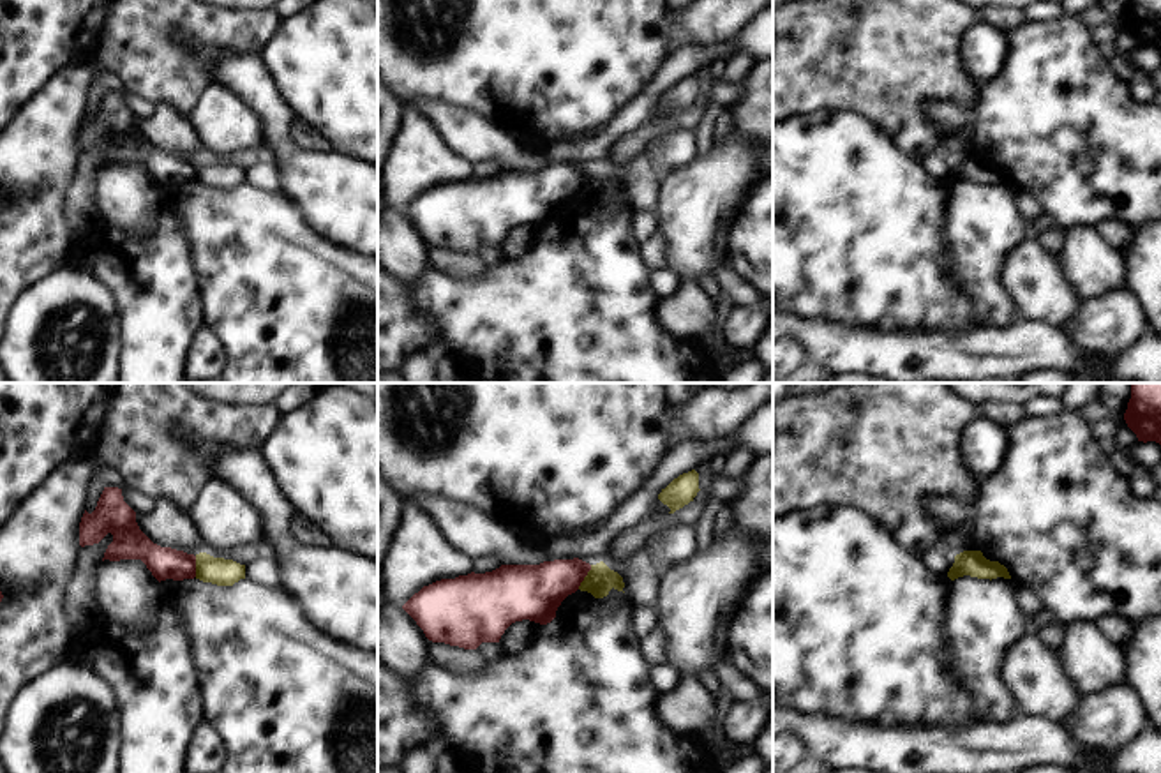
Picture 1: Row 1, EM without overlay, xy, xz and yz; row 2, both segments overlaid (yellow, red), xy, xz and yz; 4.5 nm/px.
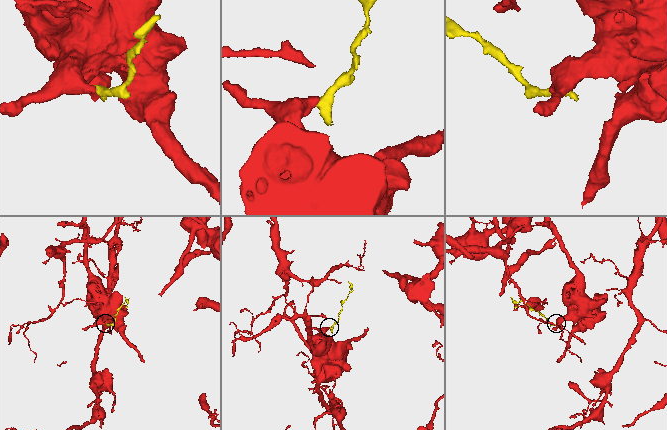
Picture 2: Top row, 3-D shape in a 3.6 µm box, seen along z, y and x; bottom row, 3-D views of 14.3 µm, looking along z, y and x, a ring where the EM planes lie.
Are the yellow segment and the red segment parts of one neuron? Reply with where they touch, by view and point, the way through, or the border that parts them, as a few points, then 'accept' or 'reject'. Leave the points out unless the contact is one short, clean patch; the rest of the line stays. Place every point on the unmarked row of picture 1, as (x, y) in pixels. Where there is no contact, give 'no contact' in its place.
meets yellow in xz at (584, 182); border along xz (591, 170), (577, 193); reject

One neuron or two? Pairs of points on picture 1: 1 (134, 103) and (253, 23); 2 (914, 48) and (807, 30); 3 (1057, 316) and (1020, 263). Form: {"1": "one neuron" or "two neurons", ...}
{"1": "two neurons", "2": "one neuron", "3": "one neuron"}

